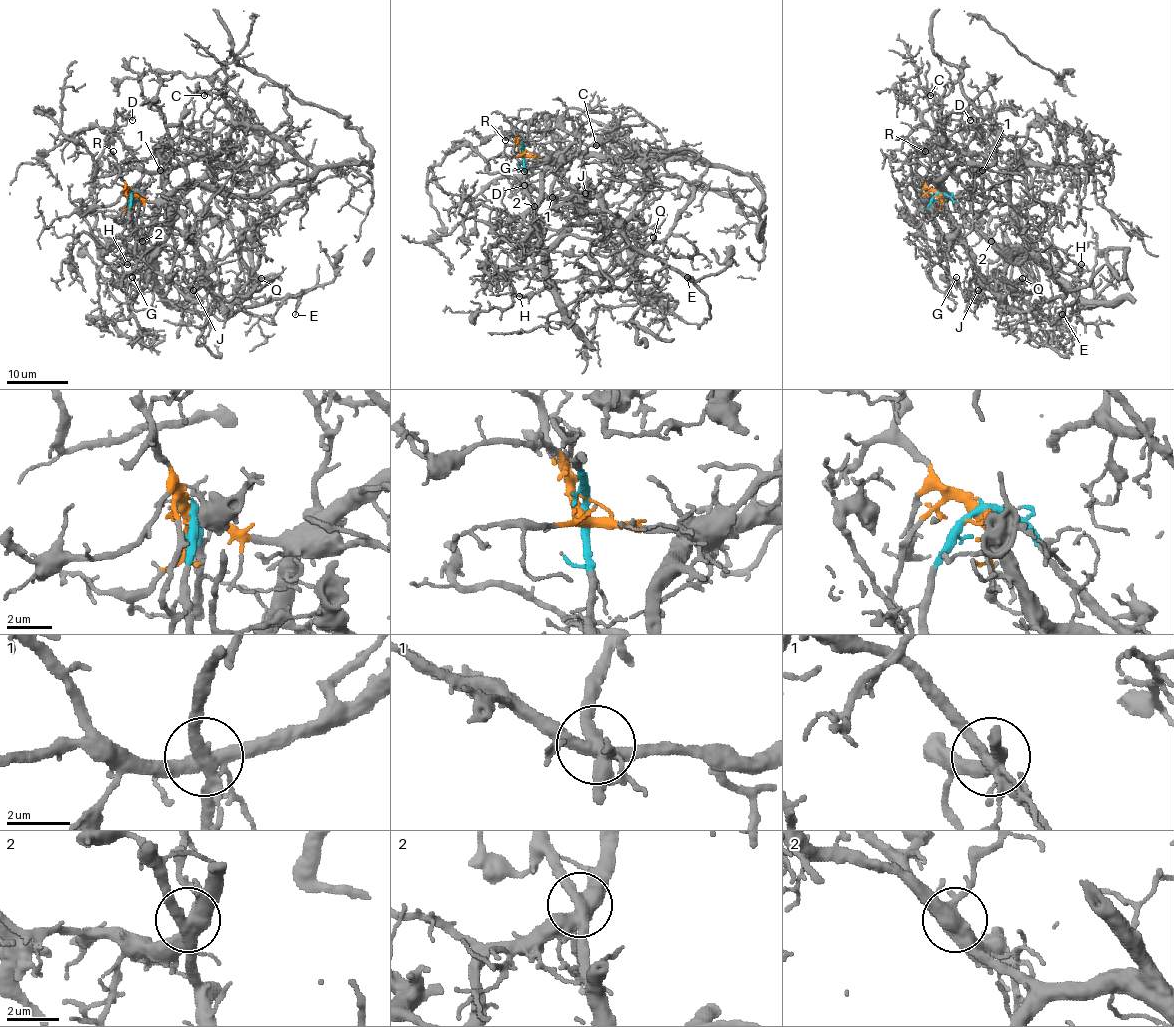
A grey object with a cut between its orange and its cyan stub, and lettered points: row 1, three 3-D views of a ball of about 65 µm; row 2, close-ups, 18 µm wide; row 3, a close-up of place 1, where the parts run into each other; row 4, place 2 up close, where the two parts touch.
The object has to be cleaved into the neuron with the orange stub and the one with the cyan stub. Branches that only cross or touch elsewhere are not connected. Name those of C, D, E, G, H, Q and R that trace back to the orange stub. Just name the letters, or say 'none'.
C, D, H, R

